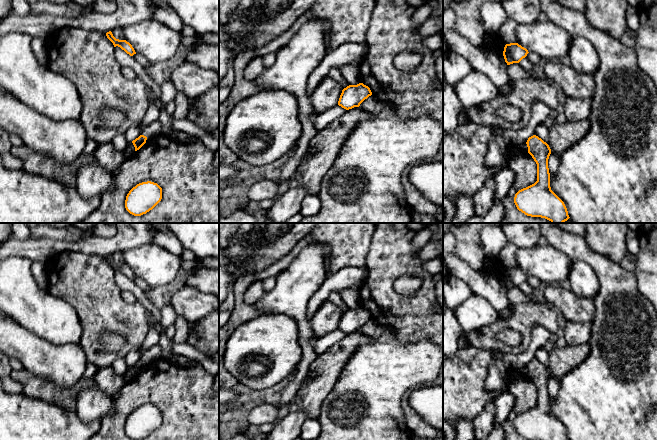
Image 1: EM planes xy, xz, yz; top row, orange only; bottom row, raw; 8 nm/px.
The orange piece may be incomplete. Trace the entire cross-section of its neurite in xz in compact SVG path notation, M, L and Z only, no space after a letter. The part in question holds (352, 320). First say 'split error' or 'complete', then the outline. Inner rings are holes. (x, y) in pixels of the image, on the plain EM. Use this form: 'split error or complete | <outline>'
complete | M363 307L357 309L349 309L342 314L338 329L349 334L359 331L360 328L372 319L370 312Z

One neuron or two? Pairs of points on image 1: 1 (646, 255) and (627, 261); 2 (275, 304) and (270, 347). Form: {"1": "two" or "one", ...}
{"1": "two", "2": "two"}

